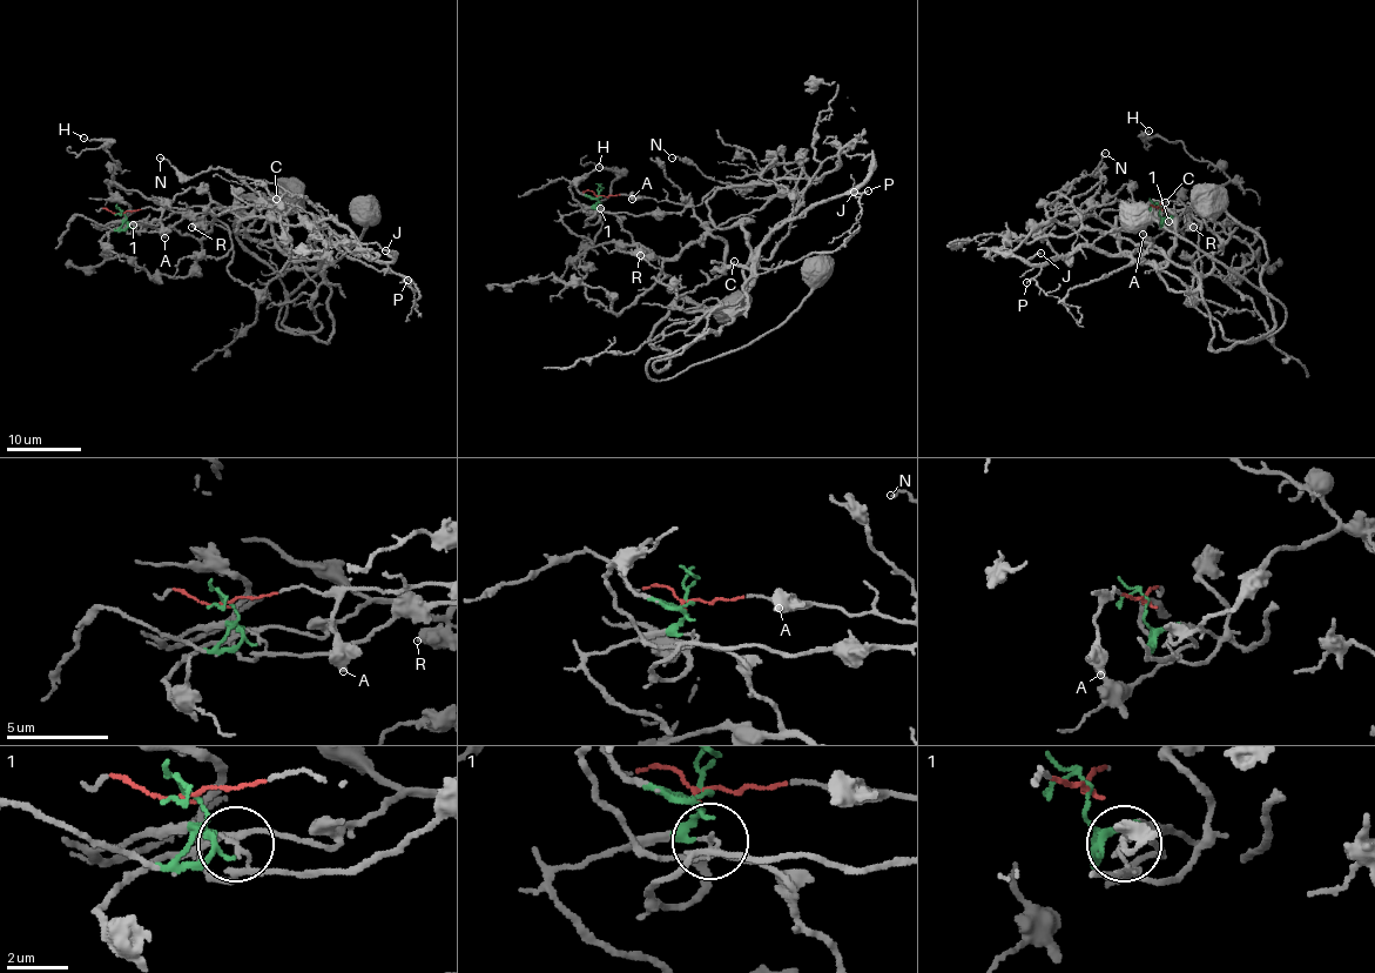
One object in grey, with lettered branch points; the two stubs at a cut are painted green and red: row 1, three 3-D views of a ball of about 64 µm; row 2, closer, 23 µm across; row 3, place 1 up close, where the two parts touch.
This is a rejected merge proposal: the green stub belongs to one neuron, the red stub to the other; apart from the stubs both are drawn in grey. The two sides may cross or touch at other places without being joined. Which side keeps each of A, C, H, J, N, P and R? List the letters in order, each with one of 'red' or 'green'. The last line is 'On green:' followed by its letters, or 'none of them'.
A: red
C: red
H: red
J: green
N: red
P: green
R: red
On green: J, P

